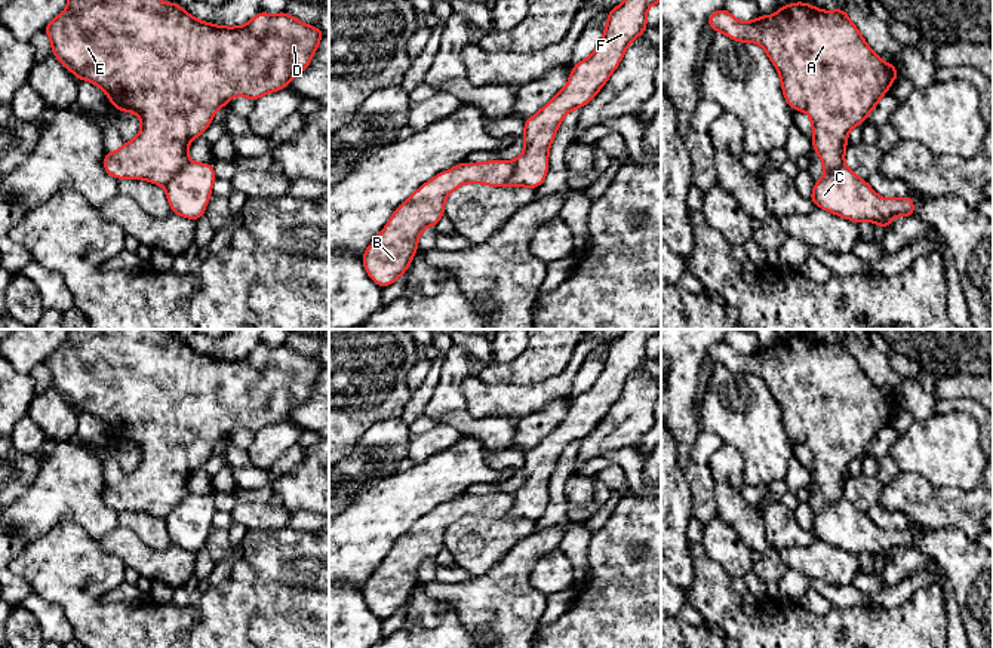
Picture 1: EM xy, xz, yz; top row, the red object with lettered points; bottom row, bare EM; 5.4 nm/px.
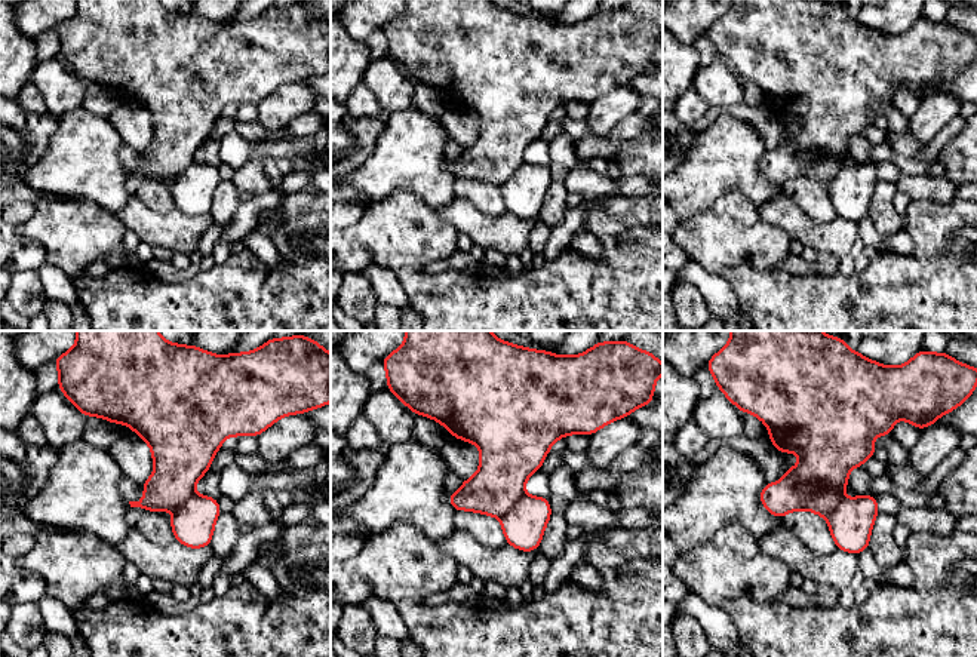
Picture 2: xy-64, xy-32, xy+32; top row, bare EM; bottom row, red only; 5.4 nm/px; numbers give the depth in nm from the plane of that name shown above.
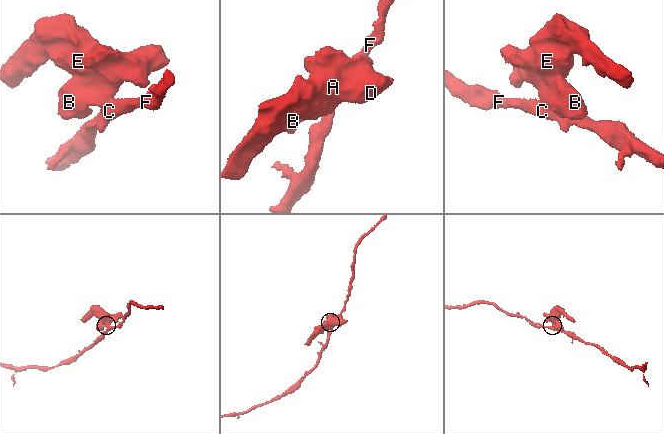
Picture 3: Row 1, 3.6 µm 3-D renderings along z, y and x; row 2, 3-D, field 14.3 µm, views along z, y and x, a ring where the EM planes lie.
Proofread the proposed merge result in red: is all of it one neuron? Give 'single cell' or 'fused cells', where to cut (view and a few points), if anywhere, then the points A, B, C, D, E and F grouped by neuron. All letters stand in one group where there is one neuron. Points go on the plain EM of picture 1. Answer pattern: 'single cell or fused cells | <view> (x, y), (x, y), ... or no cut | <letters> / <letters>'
fused cells | xy (188, 493), (163, 516) | A B D E / C F

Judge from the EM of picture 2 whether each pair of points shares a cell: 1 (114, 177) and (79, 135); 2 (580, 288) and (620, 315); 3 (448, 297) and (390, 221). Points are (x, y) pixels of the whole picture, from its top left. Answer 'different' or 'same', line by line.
1: same
2: different
3: same

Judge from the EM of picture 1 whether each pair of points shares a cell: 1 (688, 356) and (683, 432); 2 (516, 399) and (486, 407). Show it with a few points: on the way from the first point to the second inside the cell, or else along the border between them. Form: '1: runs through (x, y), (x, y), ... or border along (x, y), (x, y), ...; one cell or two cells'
1: runs through (682, 375), (682, 412); one cell
2: runs through (509, 399), (494, 399); one cell

